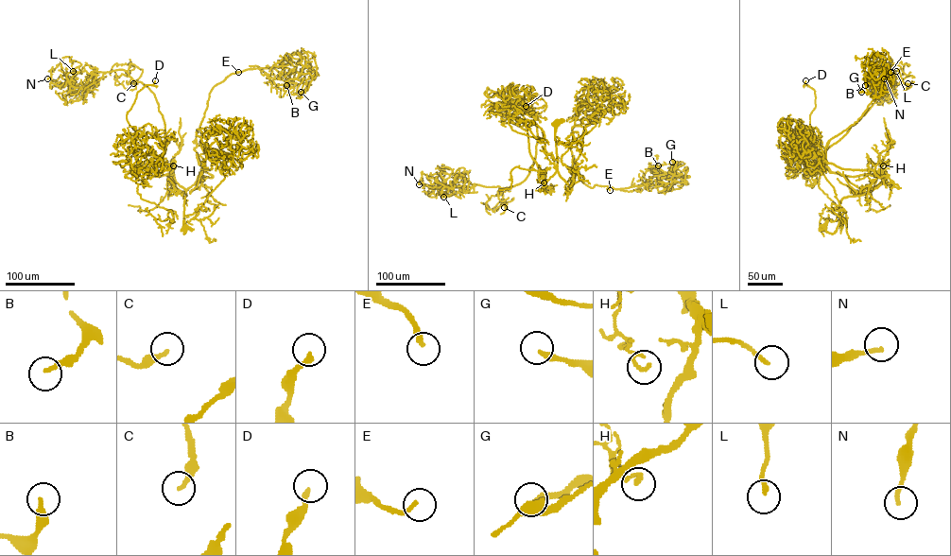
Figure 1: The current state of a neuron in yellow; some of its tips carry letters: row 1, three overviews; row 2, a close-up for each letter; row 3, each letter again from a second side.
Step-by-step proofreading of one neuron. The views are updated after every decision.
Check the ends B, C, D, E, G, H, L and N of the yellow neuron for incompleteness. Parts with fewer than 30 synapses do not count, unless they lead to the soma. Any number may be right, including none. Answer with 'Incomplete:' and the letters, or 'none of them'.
Incomplete: D, E

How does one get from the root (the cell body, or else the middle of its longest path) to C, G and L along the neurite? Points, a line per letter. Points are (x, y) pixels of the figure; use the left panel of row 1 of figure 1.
C: (184, 226), (185, 189), (156, 171), (166, 141), (163, 115), (153, 93), (133, 83)
G: (184, 226), (186, 190), (213, 176), (199, 127), (212, 88), (272, 68), (309, 73), (301, 92)
L: (184, 226), (185, 189), (156, 171), (166, 139), (154, 95), (123, 70), (83, 89), (73, 71)

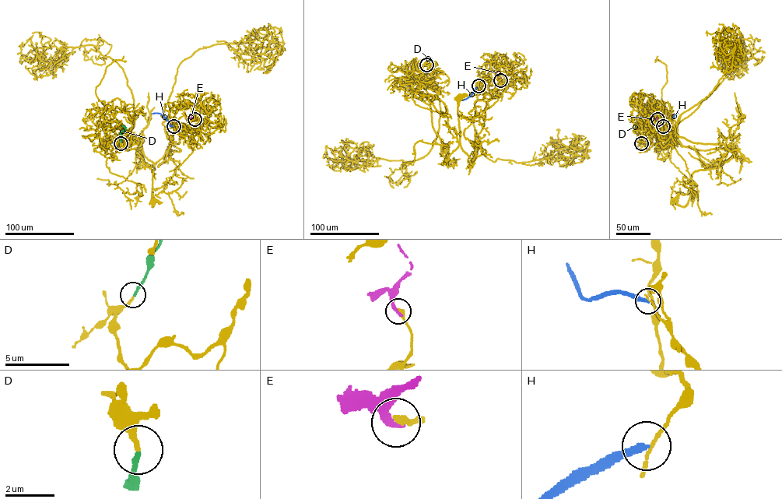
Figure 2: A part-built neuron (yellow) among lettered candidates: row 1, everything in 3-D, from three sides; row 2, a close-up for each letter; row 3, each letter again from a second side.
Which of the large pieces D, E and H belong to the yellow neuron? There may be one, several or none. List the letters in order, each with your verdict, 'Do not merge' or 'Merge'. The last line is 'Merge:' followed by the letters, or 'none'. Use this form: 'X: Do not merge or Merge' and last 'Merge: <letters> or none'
D: Merge
E: Do not merge
H: Do not merge
Merge: D

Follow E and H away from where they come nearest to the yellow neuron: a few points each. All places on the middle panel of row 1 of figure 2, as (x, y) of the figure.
E: (500, 80), (496, 70)
H: (478, 86), (466, 99), (457, 100)

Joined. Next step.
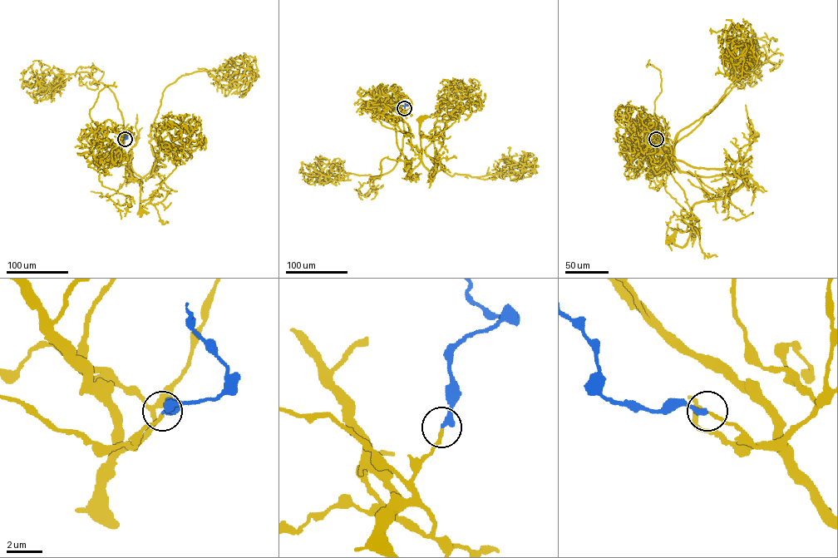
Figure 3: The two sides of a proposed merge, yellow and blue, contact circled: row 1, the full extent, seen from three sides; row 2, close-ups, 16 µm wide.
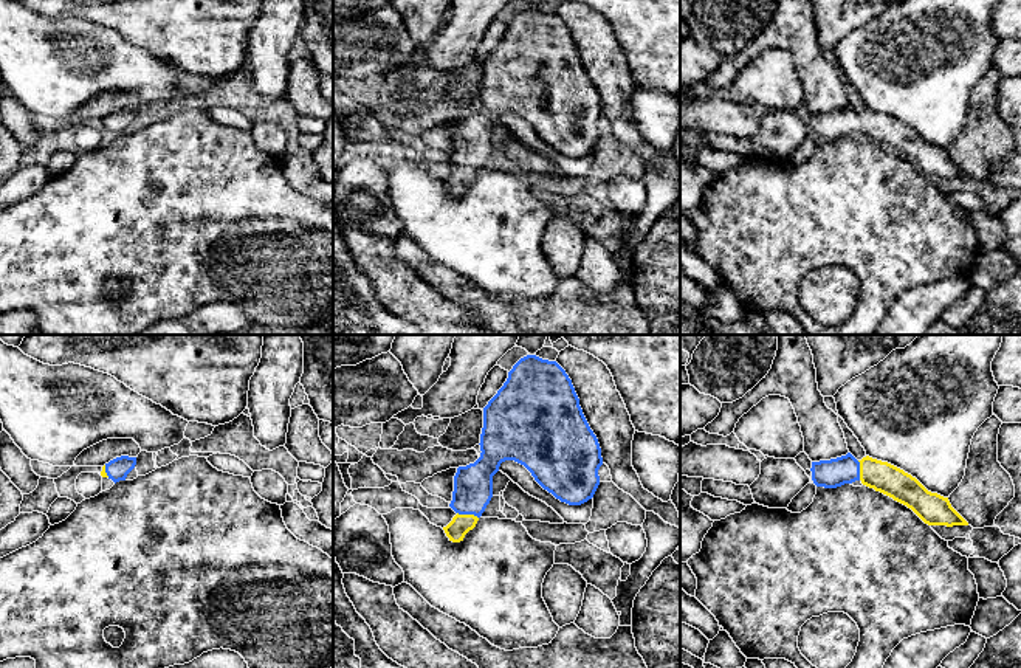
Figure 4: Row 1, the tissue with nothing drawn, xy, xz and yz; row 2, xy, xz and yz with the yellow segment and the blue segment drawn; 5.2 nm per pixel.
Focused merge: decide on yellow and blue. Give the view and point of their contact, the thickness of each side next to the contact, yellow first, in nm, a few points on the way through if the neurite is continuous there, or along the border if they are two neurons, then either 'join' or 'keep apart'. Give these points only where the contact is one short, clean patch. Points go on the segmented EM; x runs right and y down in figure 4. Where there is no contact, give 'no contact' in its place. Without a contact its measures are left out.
xz (468, 515) | 110/200 nm | across xz (460, 524), (468, 515), (473, 484) | join

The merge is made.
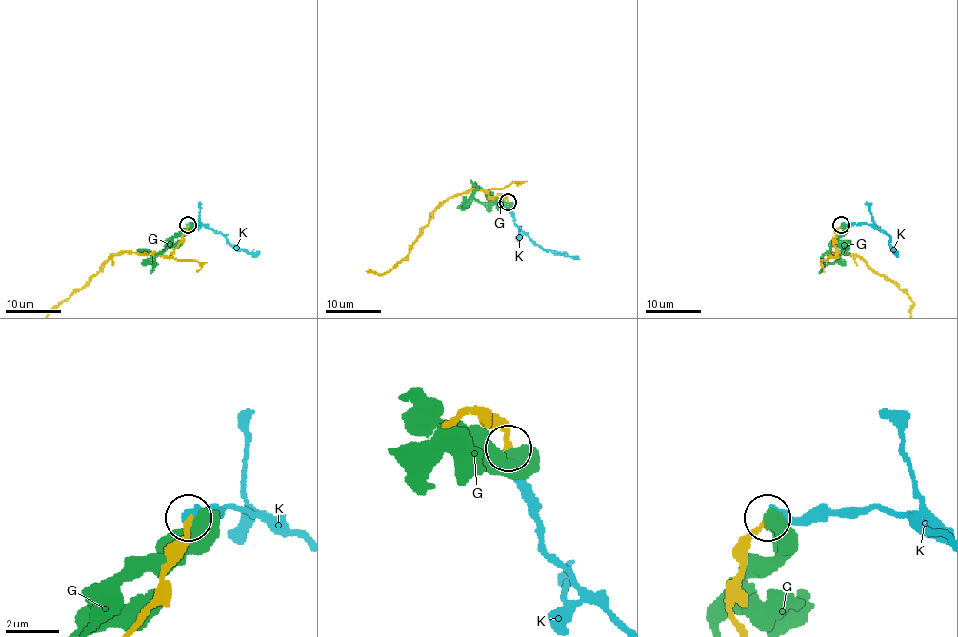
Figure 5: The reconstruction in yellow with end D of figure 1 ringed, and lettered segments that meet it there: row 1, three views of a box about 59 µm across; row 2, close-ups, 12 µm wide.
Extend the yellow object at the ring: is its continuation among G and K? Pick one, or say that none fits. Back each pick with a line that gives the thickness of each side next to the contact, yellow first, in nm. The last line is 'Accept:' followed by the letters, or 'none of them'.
K: calibres 240 and 480 nm
Accept: K

